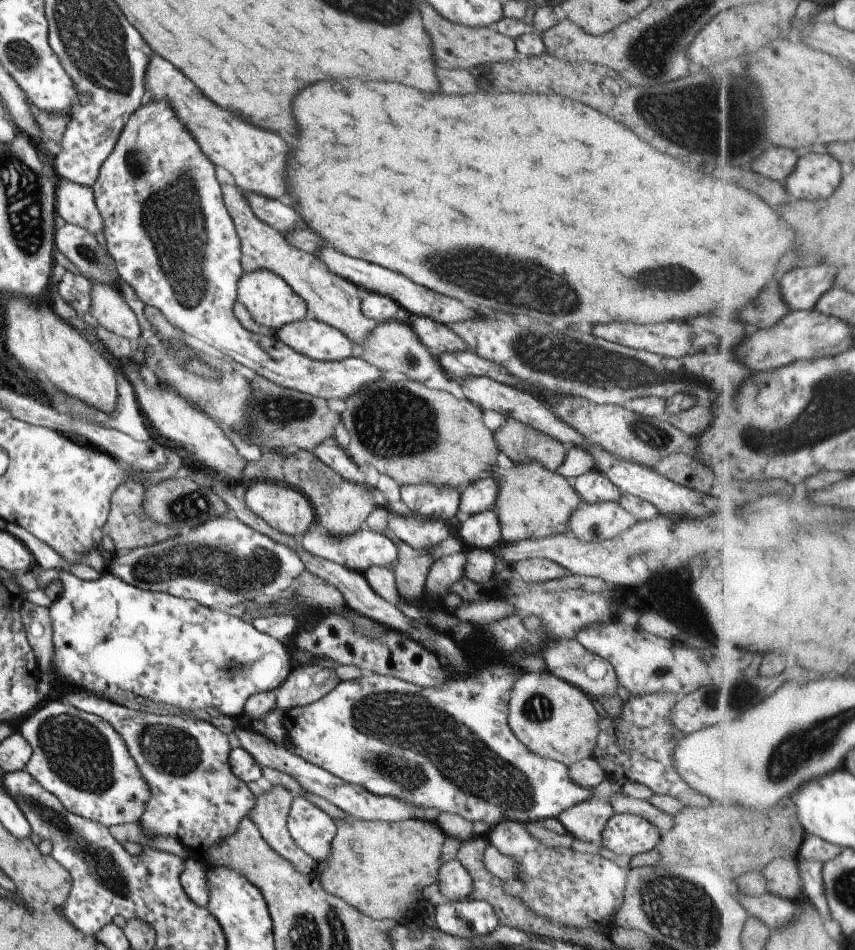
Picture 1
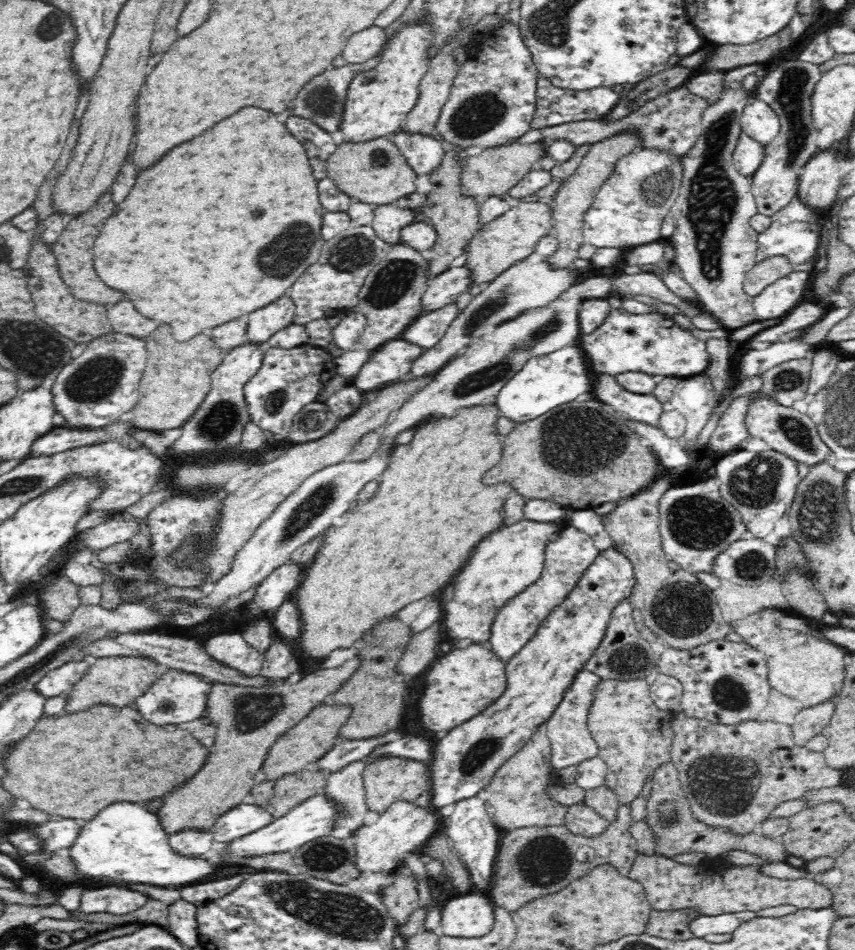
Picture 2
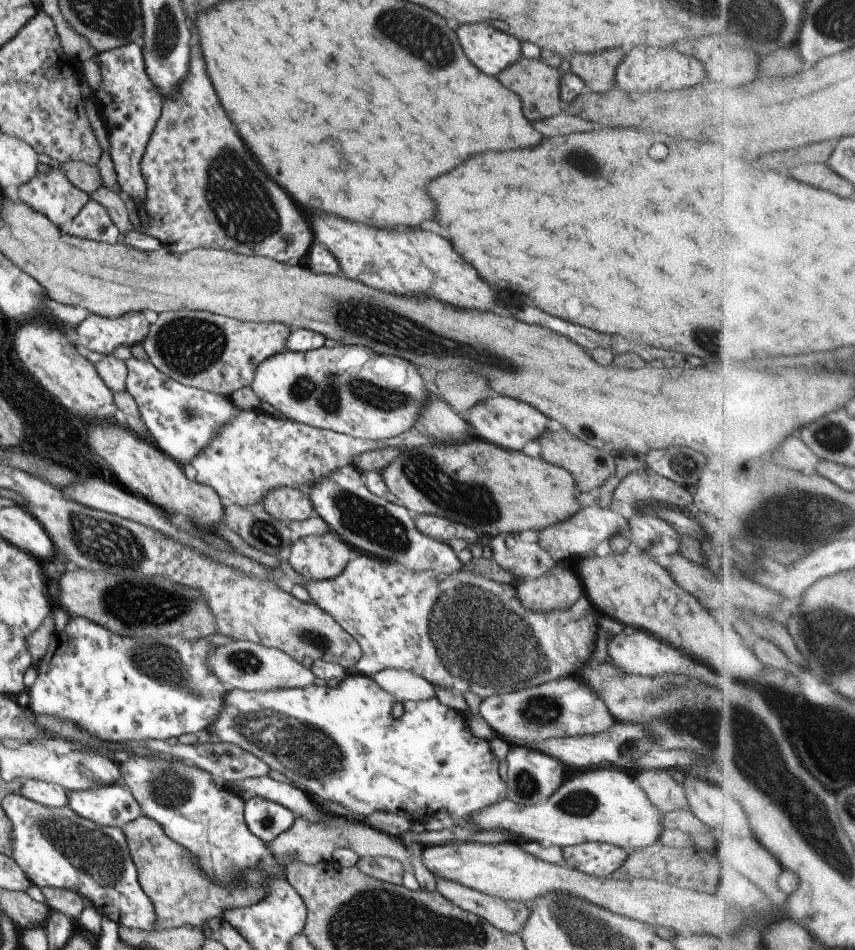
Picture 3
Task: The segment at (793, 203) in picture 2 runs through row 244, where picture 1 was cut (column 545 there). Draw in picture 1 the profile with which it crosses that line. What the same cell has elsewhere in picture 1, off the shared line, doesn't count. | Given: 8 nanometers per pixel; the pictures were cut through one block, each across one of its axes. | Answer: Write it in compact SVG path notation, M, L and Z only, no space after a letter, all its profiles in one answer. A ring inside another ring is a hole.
M509 659L497 661L497 664L495 662L488 667L474 668L476 671L467 673L466 675L455 675L451 666L447 664L442 666L446 673L446 679L432 687L417 686L402 681L401 679L396 679L395 677L377 675L375 673L366 674L358 679L339 681L339 684L333 690L330 690L319 700L292 708L289 712L285 712L283 728L285 734L288 736L288 740L285 740L283 744L279 745L301 756L304 761L325 769L327 772L333 774L333 776L345 782L360 786L368 790L369 793L377 796L389 795L404 800L408 805L415 805L417 810L435 808L439 810L439 813L454 812L470 820L472 824L475 820L481 820L481 822L485 822L488 825L488 828L501 819L509 819L520 823L528 823L530 820L542 821L543 819L557 819L557 815L562 810L590 797L590 794L594 793L594 791L573 784L568 779L567 767L564 764L532 753L515 738L515 735L506 723L508 700L512 684L525 672L520 668L513 668L511 666L513 664L509 664L511 662Z

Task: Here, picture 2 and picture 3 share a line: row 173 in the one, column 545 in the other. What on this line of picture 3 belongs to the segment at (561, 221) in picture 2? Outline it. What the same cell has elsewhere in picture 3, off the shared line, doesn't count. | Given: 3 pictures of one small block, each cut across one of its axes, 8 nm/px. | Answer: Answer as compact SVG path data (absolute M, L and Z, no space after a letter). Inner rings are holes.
M555 563L543 576L527 578L516 586L516 596L525 610L568 610L583 593L582 584L564 563Z

